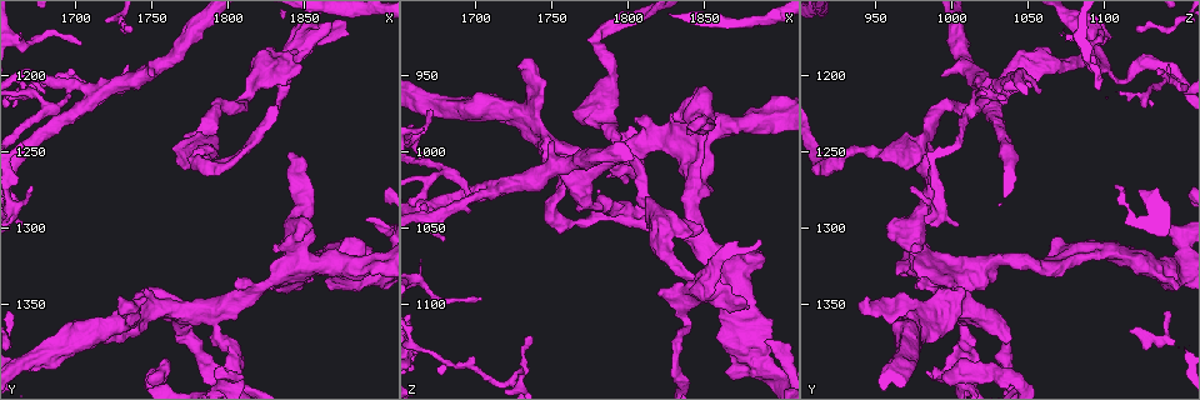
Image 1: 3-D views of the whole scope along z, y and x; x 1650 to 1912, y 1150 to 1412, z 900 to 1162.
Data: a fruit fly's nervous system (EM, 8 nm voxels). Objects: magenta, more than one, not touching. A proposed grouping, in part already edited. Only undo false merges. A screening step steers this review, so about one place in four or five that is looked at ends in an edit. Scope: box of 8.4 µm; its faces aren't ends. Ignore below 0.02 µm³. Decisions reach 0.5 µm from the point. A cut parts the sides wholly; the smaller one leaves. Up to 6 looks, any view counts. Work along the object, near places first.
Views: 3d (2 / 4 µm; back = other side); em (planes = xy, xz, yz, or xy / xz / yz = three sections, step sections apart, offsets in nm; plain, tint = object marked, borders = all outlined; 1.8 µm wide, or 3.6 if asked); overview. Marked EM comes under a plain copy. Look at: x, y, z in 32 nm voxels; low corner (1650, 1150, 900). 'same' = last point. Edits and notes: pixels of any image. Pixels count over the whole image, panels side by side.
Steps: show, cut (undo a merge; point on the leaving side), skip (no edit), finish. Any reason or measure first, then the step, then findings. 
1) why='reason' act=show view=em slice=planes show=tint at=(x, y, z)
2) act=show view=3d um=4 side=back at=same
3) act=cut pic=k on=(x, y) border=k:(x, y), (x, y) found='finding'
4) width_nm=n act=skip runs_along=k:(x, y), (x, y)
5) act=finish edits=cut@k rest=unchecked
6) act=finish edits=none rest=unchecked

why='abrupt turn' act=show view=em slice=planes show=tint at=(1846, 1184, 1090)

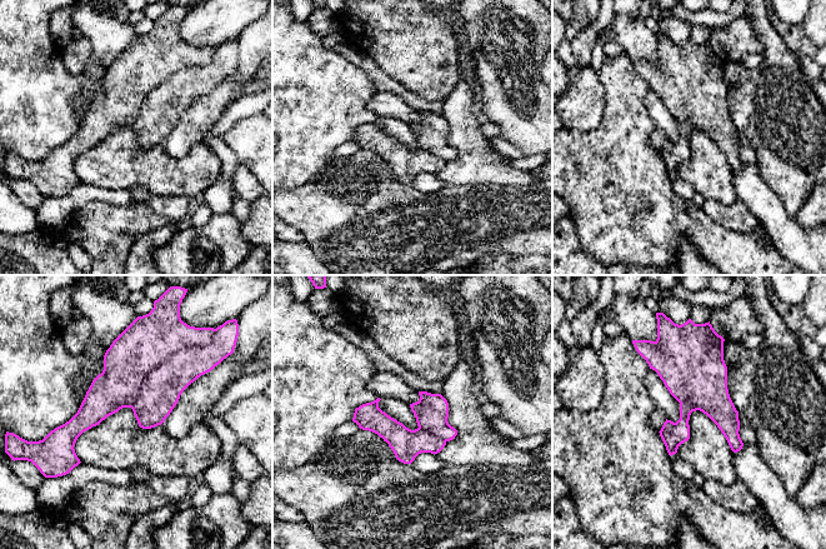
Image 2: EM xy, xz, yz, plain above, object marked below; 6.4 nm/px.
act=cut pic=2 on=(150, 339) found='a second neuron is stuck on'

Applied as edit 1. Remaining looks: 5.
why='abrupt turn' act=show view=3d um=4 at=(1782, 1256, 924)

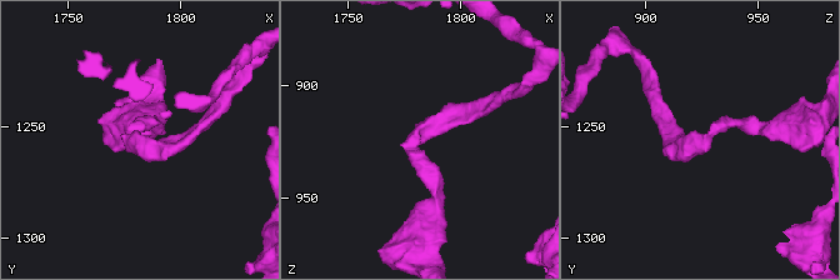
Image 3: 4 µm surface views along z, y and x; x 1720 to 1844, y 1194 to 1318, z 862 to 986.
arm_widths_nm=200,200 act=show view=em slice=planes show=tint at=(1779, 1257, 922)

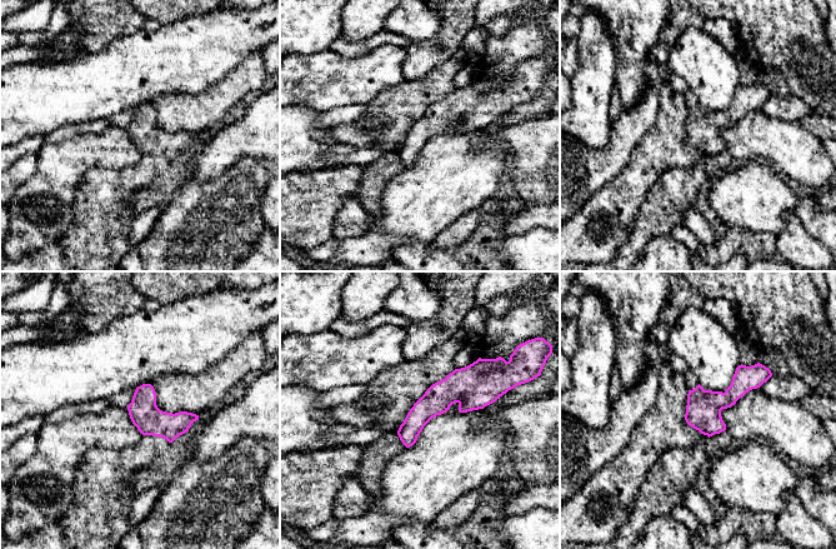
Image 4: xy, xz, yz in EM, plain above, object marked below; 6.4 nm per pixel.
act=skip found='one neuron here'

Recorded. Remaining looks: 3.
why='abrupt turn' act=show view=3d um=4 at=(1790, 1400, 1038)

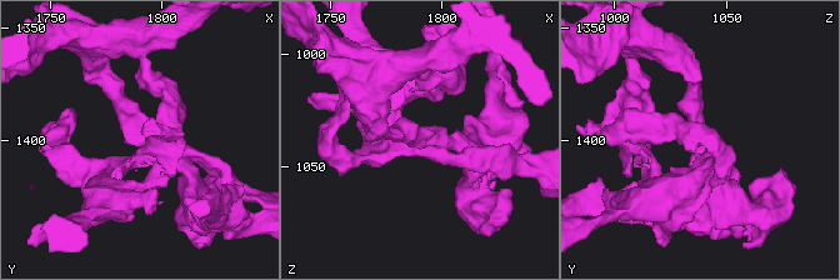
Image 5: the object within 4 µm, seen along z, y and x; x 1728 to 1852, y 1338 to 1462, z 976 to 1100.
act=show view=em slice=planes show=tint at=(1790, 1399, 1040)

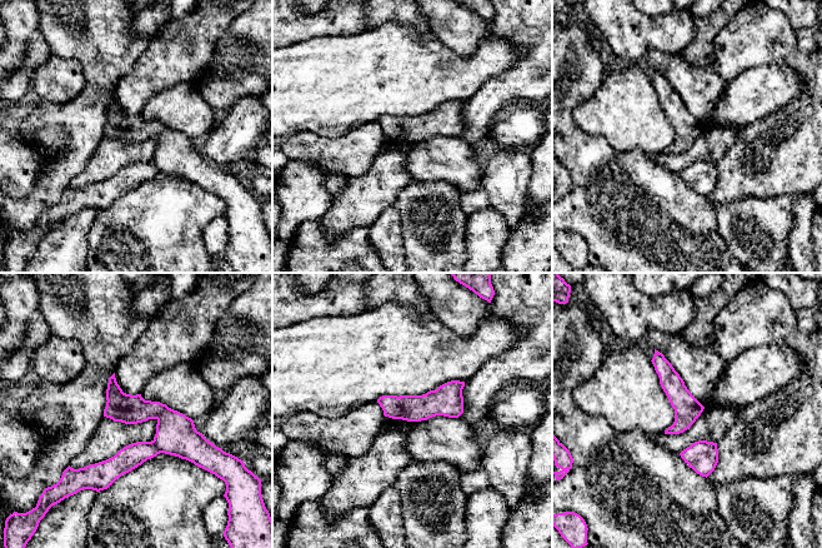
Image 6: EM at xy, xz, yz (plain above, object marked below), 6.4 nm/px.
act=cut pic=6 on=(130, 457) part_leaving=6:(154, 449), (109, 471), (85, 471) found='two neurons meet here'

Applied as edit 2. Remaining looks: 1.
act=finish edits=cut@2,cut@6 rest=unchecked

